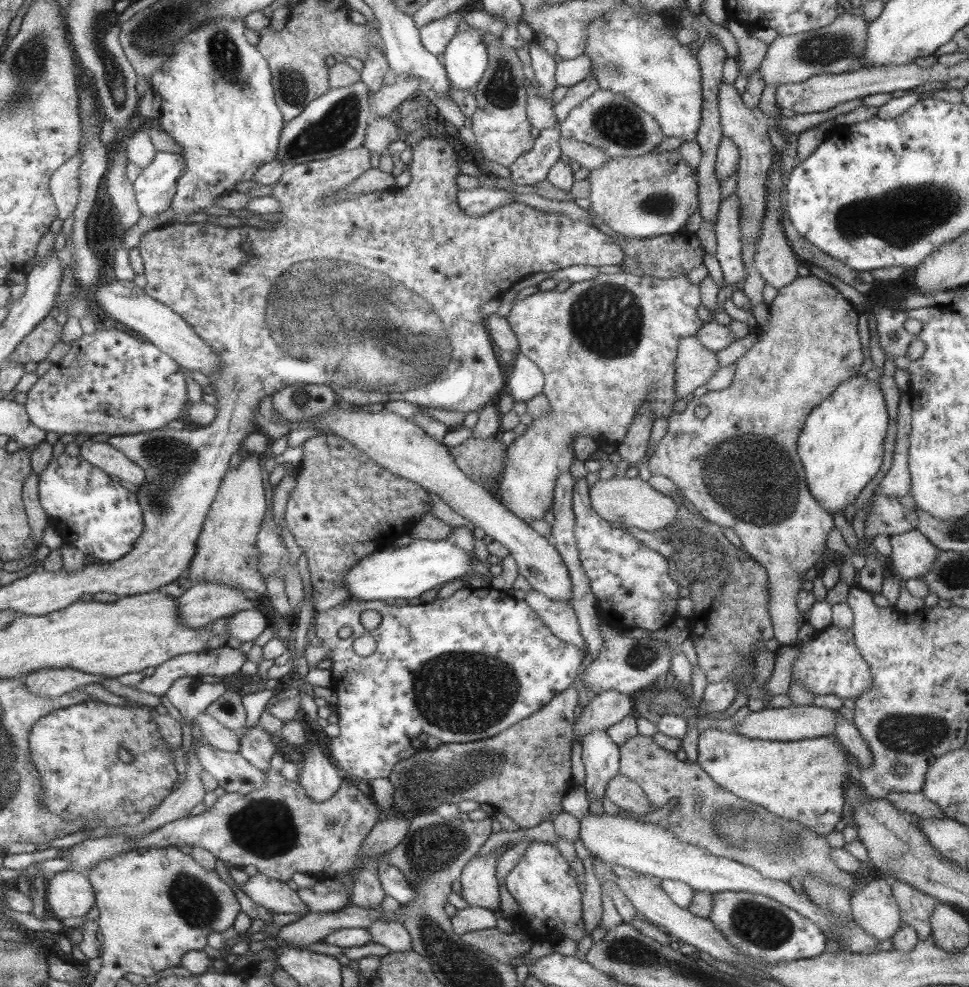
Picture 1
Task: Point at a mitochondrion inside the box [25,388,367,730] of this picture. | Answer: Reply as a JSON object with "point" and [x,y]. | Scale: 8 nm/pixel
{"point":[171,461]}

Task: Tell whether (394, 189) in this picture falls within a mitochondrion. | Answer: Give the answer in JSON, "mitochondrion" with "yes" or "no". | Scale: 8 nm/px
{"mitochondrion":"no"}

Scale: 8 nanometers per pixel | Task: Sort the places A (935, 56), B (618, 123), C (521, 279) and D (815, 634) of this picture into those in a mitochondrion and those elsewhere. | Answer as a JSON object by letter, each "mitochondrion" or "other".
{"A":"other","B":"mitochondrion","C":"other","D":"other"}

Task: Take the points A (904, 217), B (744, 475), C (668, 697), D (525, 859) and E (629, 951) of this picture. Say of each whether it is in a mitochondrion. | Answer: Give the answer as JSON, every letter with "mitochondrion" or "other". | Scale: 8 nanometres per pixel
{"A":"mitochondrion","B":"mitochondrion","C":"mitochondrion","D":"other","E":"mitochondrion"}

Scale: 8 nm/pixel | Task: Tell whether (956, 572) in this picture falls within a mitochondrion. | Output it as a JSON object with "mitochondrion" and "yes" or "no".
{"mitochondrion":"yes"}

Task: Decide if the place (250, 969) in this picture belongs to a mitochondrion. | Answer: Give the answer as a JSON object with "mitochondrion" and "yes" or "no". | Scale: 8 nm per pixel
{"mitochondrion":"no"}

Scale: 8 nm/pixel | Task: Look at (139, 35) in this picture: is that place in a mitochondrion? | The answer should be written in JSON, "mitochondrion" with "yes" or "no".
{"mitochondrion":"yes"}

